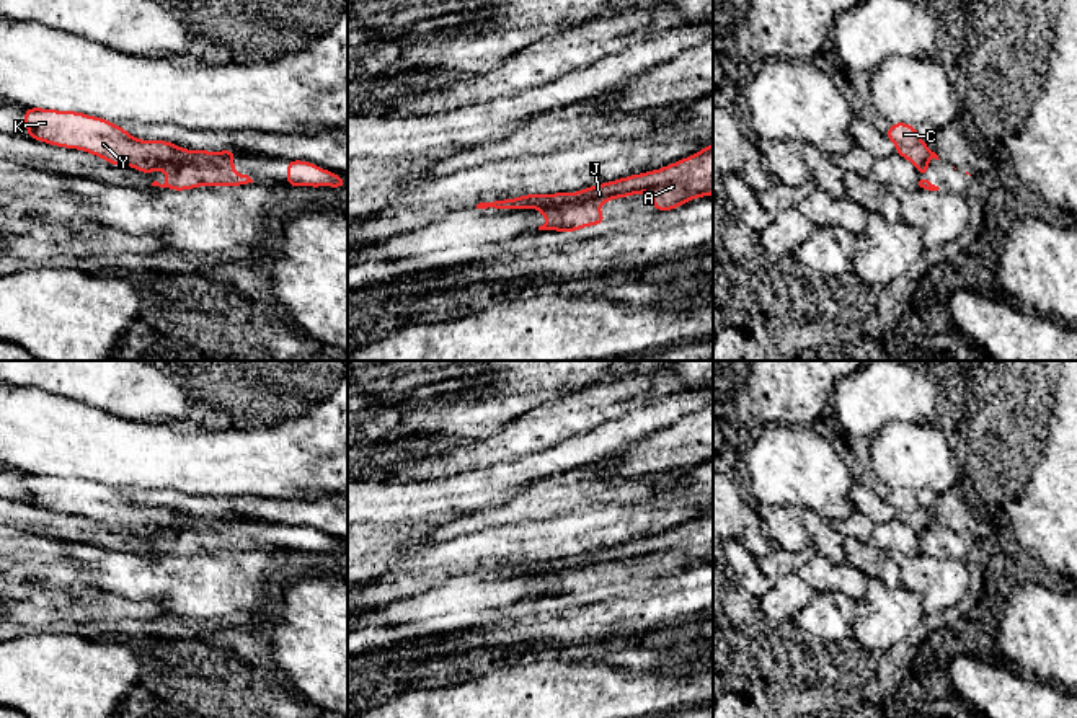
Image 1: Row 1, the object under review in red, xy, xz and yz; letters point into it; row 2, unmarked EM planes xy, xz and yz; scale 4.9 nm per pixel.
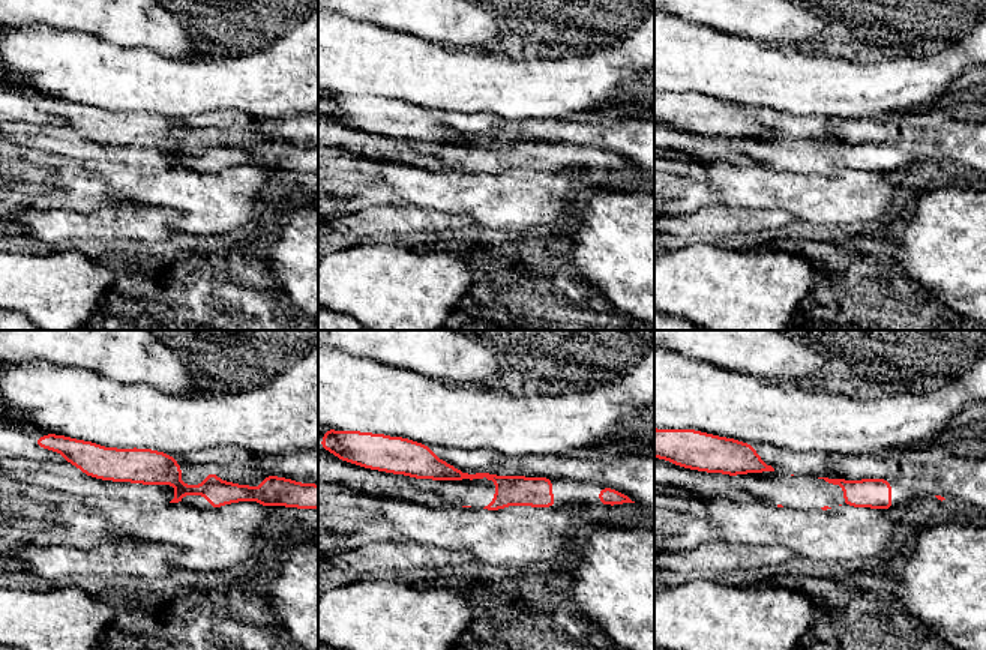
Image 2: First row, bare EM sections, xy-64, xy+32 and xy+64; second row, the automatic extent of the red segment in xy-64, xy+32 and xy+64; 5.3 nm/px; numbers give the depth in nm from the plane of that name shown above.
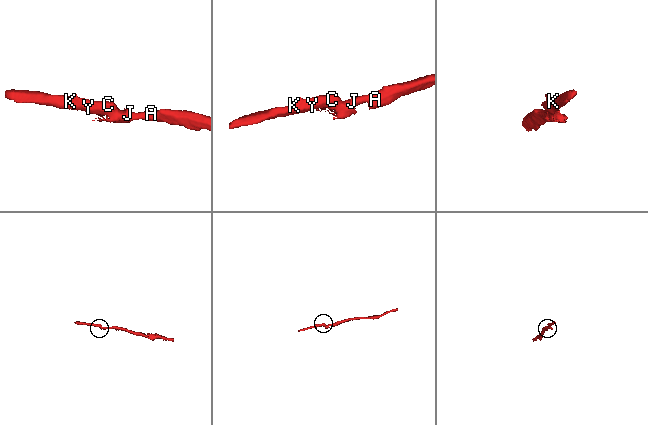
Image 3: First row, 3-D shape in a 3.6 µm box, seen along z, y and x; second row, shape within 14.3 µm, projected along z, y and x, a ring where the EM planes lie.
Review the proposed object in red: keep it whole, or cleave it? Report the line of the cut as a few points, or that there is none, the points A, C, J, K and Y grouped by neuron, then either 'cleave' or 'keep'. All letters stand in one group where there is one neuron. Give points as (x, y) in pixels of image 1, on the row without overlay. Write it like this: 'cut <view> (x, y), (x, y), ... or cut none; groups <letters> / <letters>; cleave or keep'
cut xy (191, 516), (186, 522), (163, 531), (131, 532); groups A J / C K Y; cleave

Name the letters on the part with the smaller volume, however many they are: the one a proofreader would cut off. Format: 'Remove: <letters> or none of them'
Remove: C, K, Y

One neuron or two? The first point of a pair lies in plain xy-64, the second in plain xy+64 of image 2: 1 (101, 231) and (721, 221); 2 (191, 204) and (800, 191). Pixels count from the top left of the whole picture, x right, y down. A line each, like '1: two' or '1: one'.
1: one
2: one

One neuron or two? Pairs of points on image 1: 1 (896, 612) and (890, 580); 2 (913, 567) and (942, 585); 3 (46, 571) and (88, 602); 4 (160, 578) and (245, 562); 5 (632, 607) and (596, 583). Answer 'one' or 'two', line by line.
1: two
2: one
3: two
4: one
5: two

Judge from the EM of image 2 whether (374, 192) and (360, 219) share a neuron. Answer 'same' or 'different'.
different

